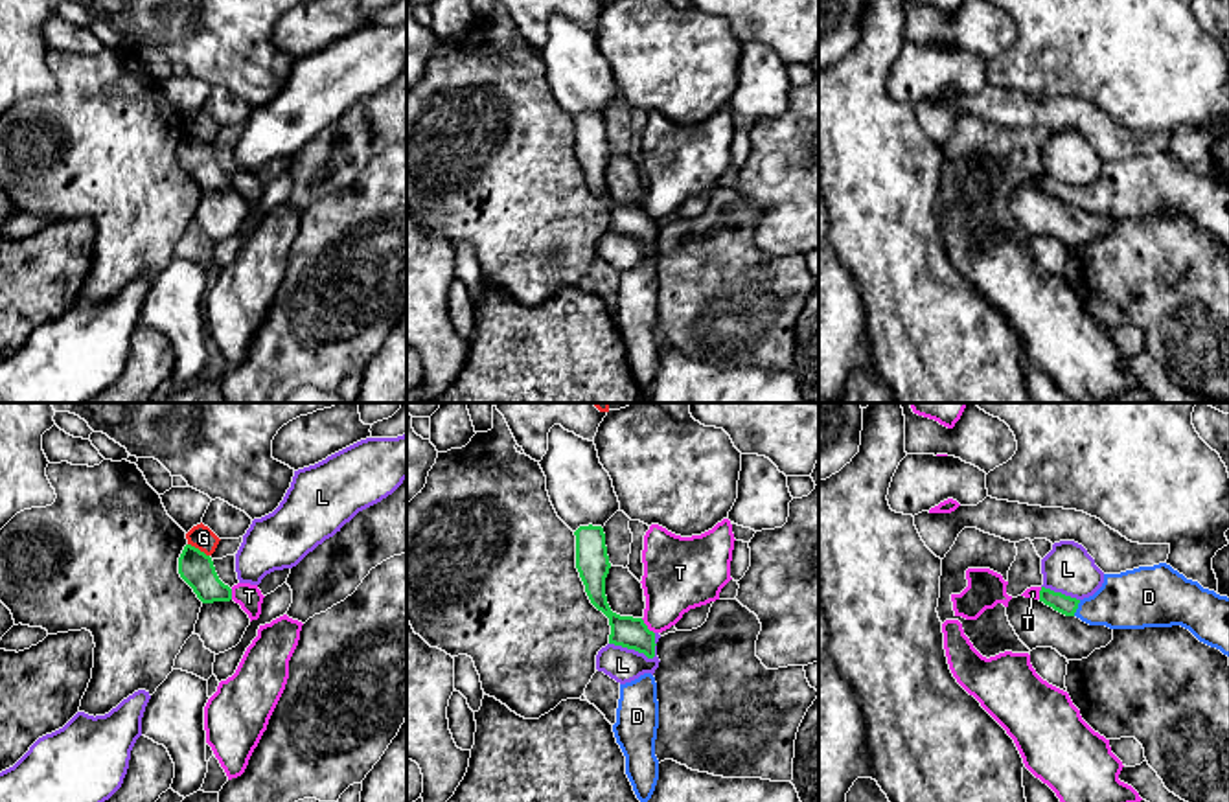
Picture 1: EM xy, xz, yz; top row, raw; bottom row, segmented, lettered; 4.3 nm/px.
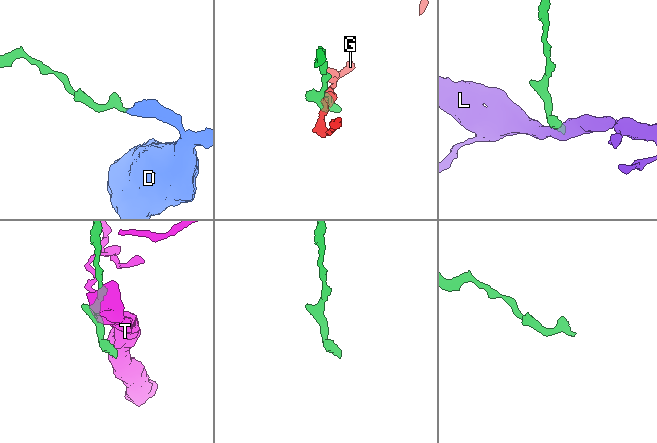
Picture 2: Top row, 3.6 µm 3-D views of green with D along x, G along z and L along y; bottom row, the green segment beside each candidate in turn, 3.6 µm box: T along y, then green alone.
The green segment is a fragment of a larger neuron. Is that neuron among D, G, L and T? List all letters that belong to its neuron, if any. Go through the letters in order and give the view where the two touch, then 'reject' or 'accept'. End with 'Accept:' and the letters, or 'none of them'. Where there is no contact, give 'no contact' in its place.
D: contact in yz; accept
G: contact in xy; reject
L: contact in xz; reject
T: contact in xz; reject
Accept: D

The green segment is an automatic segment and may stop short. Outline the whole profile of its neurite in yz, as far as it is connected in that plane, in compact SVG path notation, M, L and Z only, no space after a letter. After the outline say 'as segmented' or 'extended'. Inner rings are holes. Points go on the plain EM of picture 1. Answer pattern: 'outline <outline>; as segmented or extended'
outline M1166 151L1104 162L1102 175L1084 188L1041 175L1039 189L1109 217L1181 213L1229 245L1229 186L1187 167Z; extended

